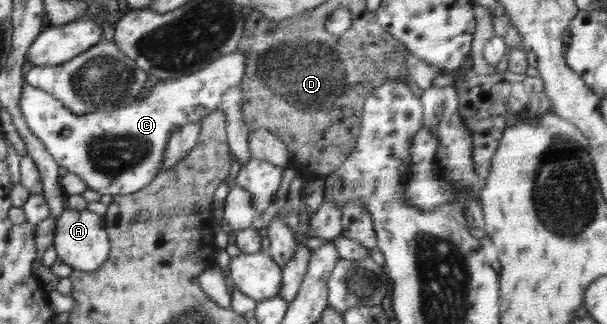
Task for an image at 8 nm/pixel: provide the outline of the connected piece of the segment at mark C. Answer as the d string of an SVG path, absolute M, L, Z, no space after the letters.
M242 50L212 57L202 69L174 81L159 80L148 95L134 99L110 113L78 115L50 92L22 85L20 108L28 129L44 143L60 167L78 175L80 180L100 195L128 195L148 186L160 173L164 151L170 136L186 122L202 121L222 101L222 95L236 87L244 77Z

